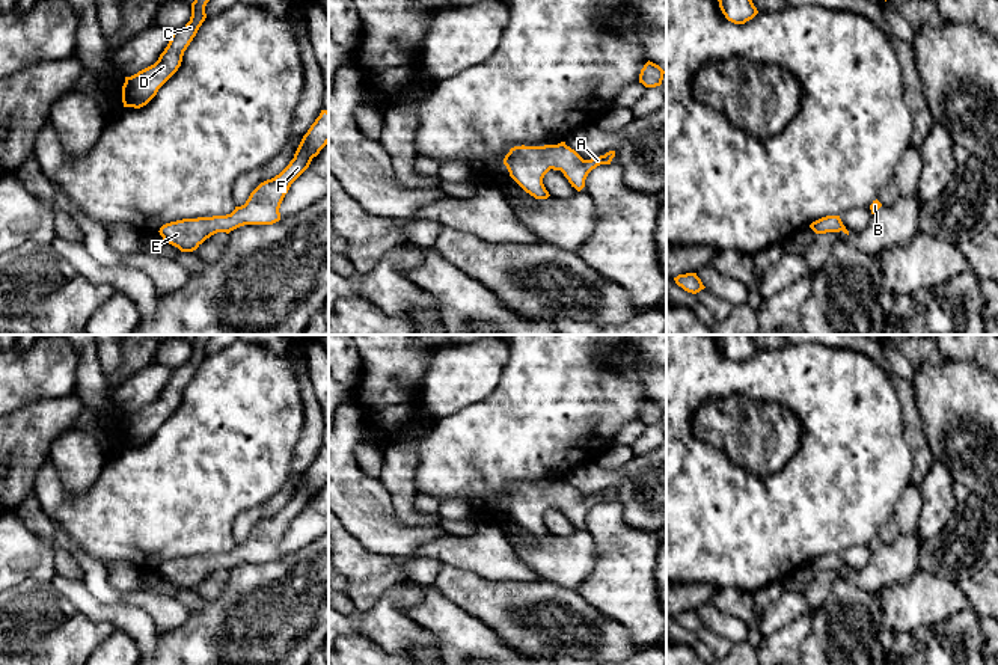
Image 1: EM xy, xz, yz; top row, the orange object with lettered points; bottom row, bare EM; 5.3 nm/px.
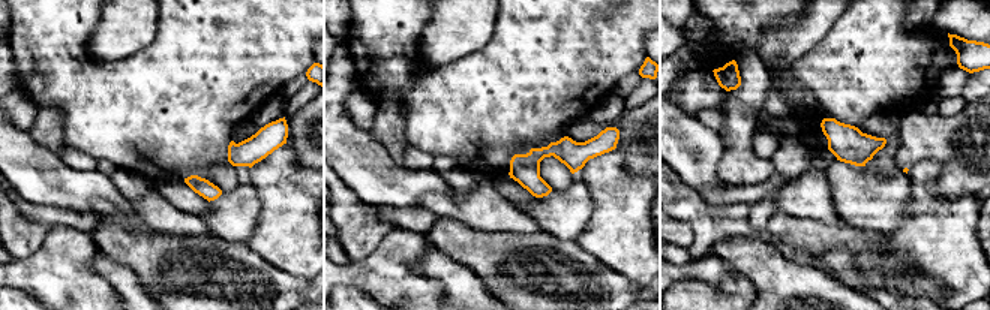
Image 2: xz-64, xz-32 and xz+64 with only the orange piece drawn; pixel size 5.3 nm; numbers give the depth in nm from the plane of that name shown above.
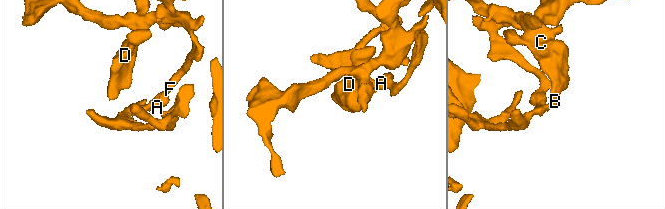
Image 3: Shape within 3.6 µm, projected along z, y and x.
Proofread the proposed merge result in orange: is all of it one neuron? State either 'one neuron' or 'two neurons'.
one neuron

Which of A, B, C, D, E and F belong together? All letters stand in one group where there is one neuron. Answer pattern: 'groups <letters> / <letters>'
groups A B C D E F

